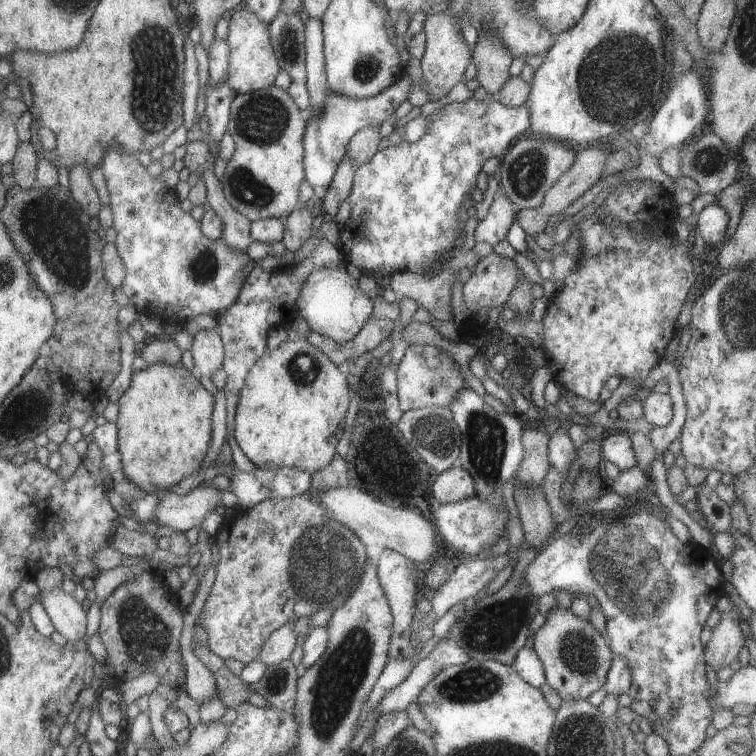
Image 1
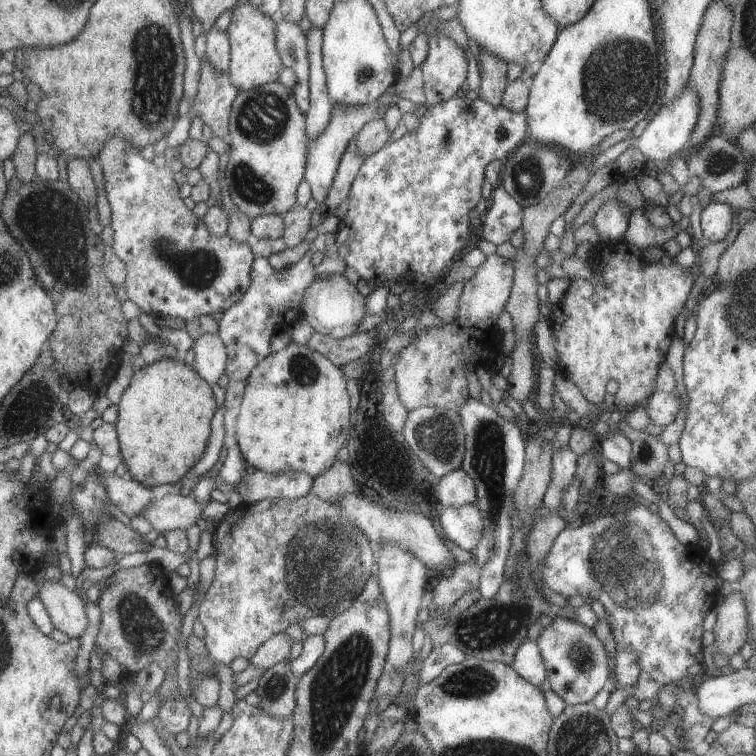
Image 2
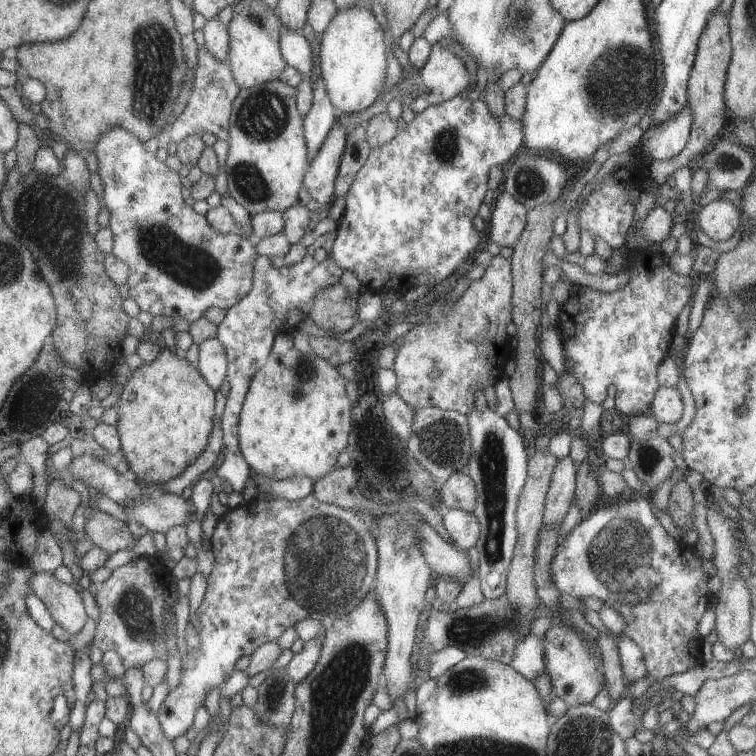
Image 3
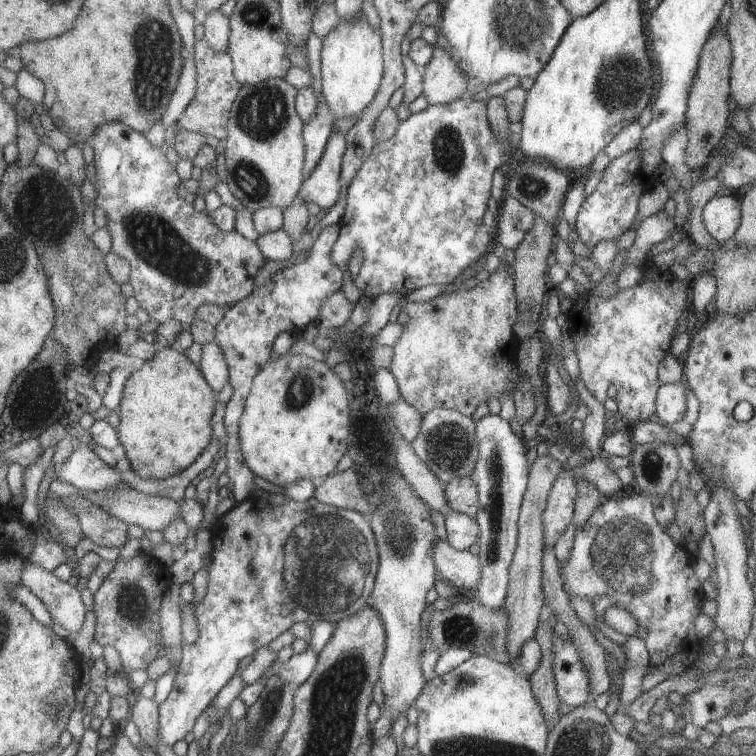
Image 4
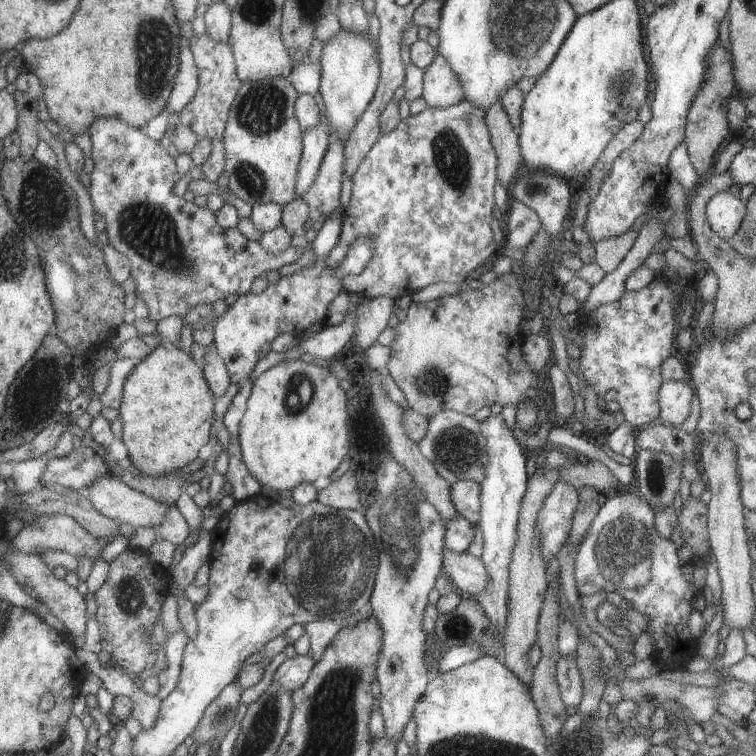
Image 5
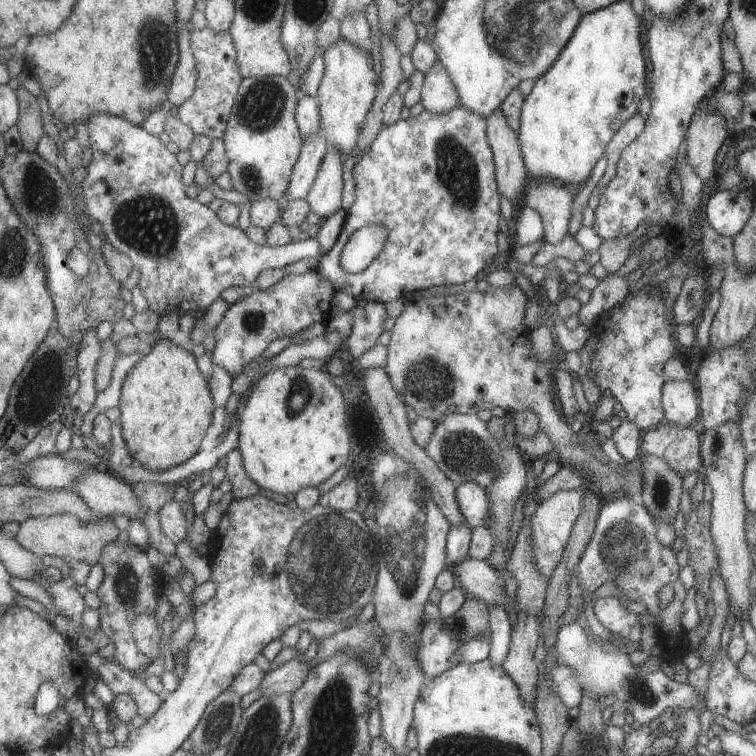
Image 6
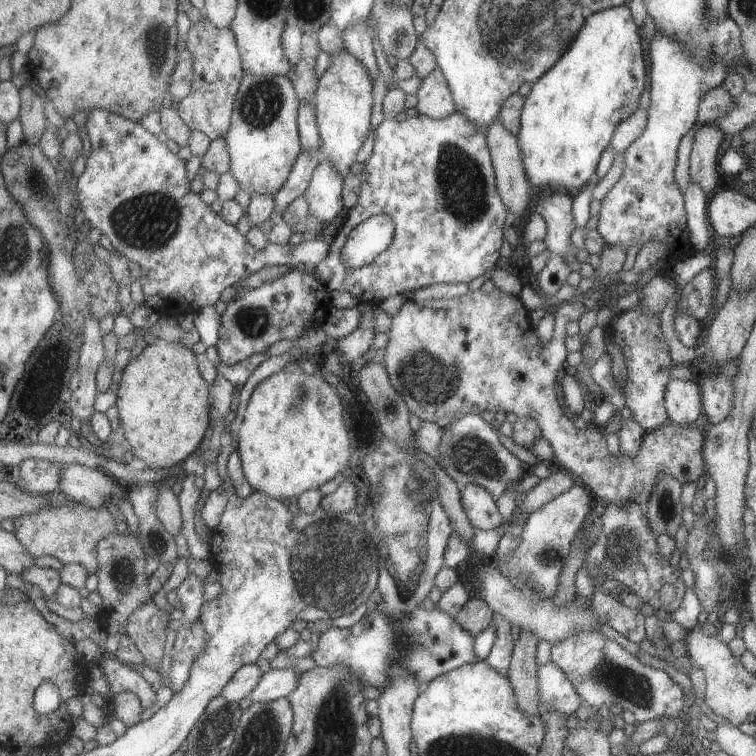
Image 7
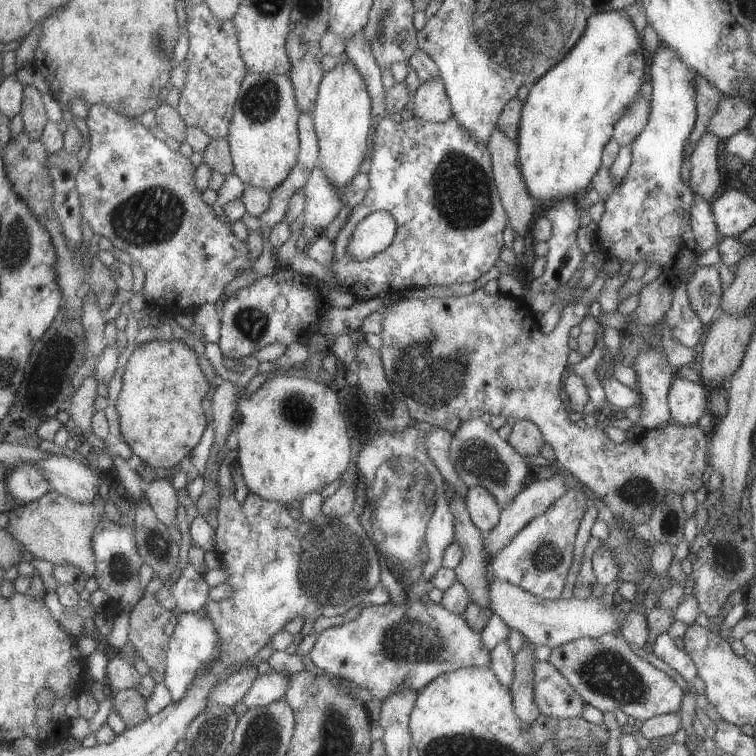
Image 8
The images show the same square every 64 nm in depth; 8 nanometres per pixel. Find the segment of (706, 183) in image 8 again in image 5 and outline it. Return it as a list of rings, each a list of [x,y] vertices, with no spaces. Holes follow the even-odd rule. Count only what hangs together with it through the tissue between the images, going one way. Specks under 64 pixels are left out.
[[[715,42],[715,46],[709,50],[709,56],[705,58],[705,80],[697,90],[697,96],[693,96],[693,102],[687,112],[684,142],[690,164],[700,178],[712,173],[713,154],[717,152],[719,144],[730,130],[725,118],[725,100],[735,93],[732,64],[729,62],[731,58],[729,52],[723,48],[723,44]]]

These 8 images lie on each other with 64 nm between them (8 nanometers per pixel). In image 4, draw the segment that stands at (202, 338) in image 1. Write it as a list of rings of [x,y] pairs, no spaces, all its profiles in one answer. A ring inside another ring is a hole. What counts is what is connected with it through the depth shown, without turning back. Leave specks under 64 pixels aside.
[[[215,342],[201,345],[199,370],[205,383],[217,394],[228,382],[228,369],[225,358]]]

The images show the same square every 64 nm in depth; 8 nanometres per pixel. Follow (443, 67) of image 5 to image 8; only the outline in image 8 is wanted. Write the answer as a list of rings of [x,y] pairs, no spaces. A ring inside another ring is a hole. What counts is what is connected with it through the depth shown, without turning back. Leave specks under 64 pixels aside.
[[[439,76],[421,83],[415,90],[412,101],[413,117],[419,120],[441,123],[451,117],[449,100]]]

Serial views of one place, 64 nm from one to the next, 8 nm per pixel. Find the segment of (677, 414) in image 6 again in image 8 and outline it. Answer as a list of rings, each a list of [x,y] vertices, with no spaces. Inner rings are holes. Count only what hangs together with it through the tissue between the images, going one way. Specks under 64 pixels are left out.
[[[681,378],[671,380],[667,403],[671,422],[695,425],[707,411],[707,390],[701,383]]]

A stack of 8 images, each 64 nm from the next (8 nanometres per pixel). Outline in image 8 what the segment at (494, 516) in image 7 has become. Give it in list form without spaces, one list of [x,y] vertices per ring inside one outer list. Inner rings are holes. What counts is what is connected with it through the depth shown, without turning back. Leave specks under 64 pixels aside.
[[[479,486],[467,488],[464,504],[471,522],[482,534],[491,530],[499,521],[500,508],[485,488]]]

